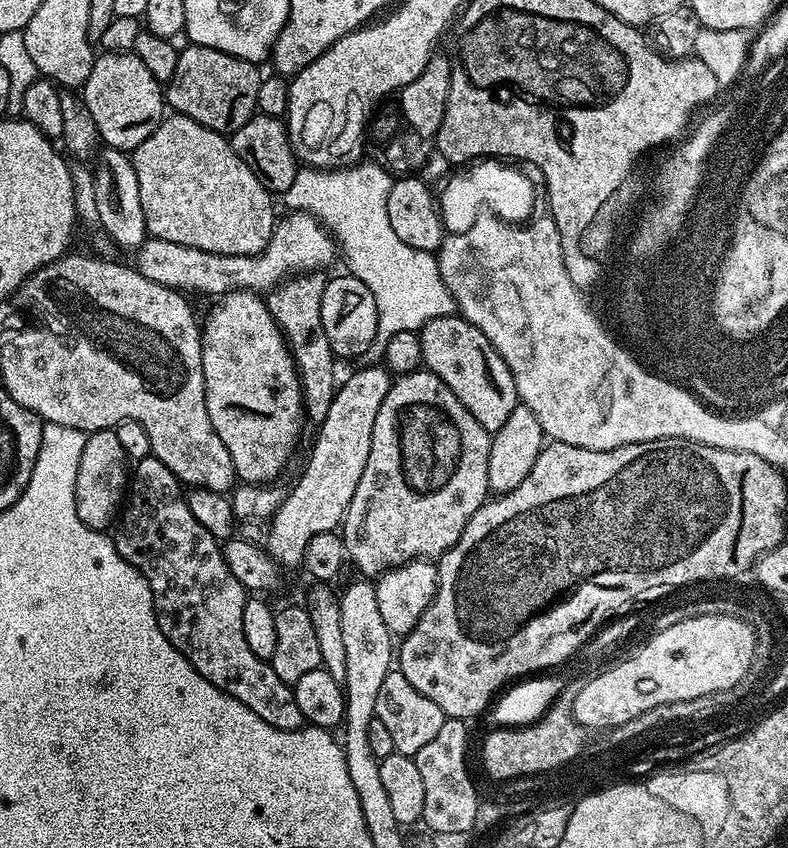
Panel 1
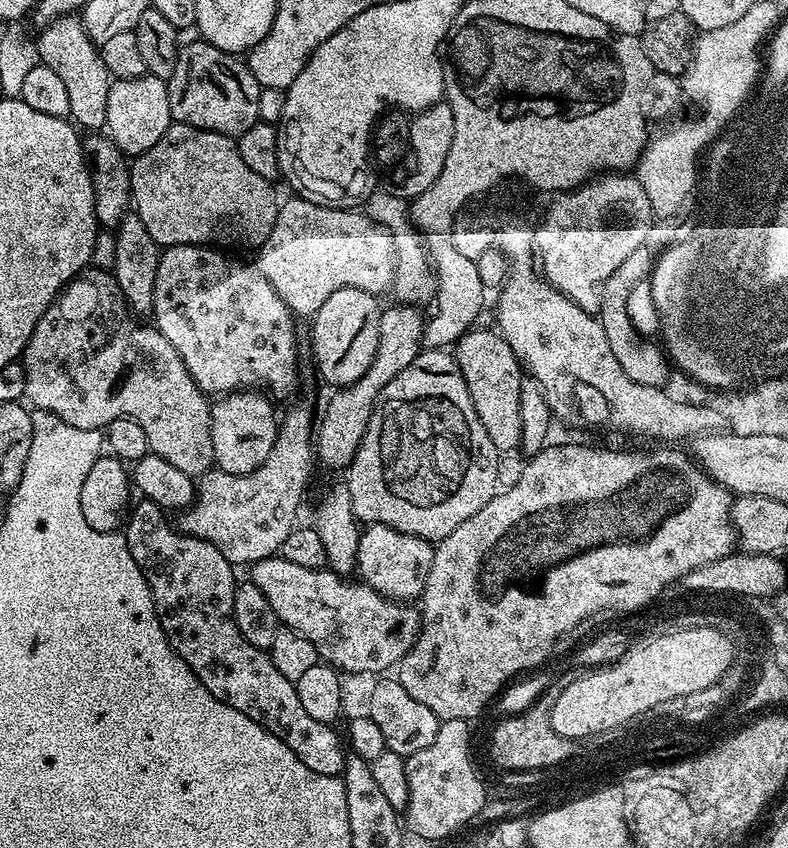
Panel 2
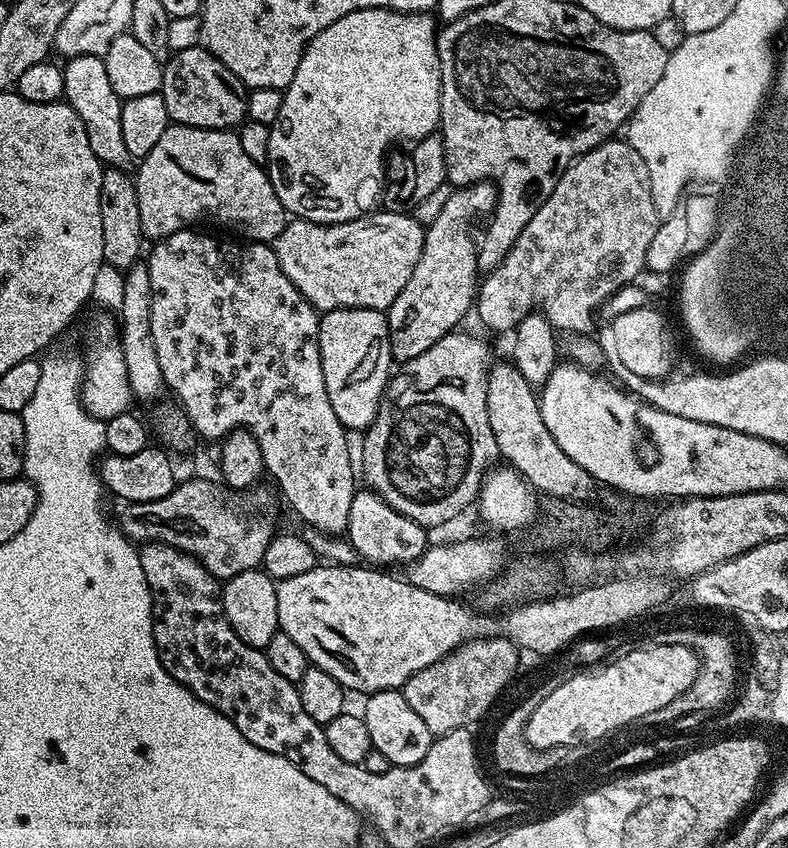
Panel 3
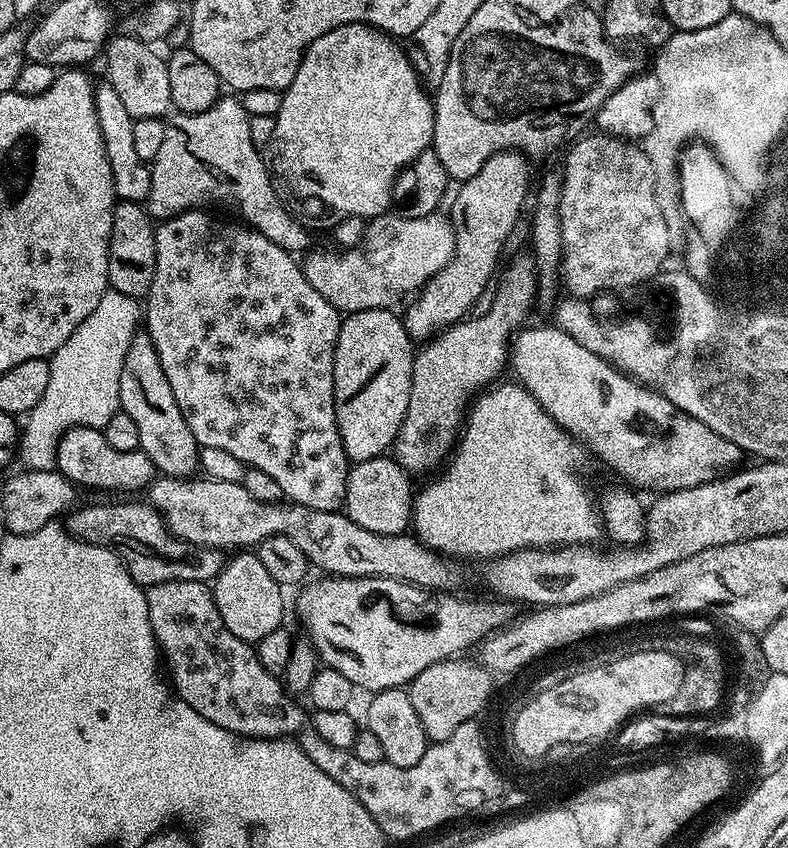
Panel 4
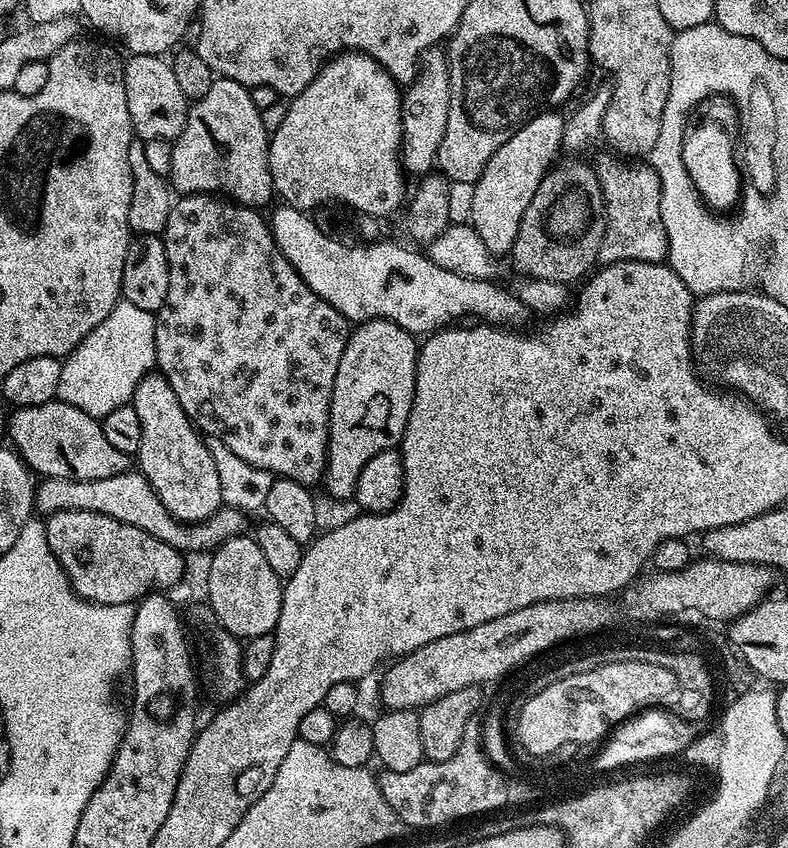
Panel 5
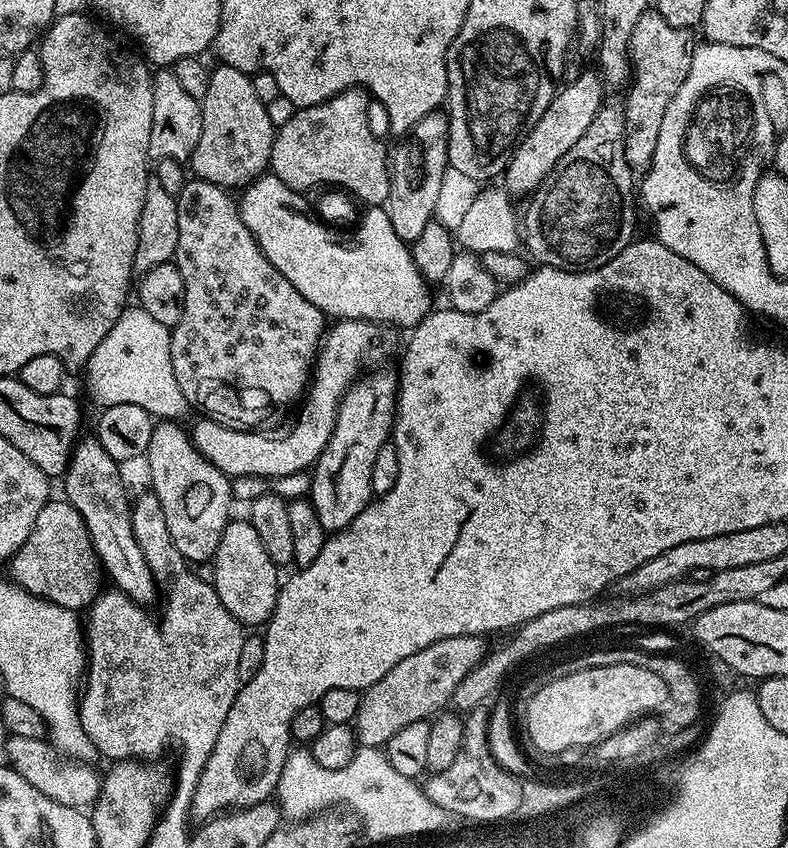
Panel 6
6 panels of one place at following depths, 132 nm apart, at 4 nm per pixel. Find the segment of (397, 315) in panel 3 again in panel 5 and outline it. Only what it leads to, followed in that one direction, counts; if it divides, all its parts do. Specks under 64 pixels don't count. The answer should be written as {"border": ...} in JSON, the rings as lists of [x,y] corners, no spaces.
{"border":[[[549,110],[526,121],[509,140],[498,146],[498,150],[494,150],[490,162],[486,162],[482,174],[474,184],[470,223],[478,238],[486,244],[486,250],[490,250],[497,258],[503,257],[503,252],[504,255],[511,253],[518,238],[522,214],[526,214],[530,198],[534,198],[542,178],[553,167],[556,154],[561,153],[560,143],[566,120],[560,114],[559,111]]]}

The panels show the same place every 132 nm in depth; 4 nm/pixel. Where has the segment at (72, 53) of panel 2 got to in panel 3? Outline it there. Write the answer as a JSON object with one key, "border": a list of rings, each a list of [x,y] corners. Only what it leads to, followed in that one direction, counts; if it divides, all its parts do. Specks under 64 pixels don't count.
{"border":[[[73,56],[63,65],[63,69],[64,100],[72,107],[74,114],[82,118],[82,126],[86,126],[86,134],[90,138],[90,150],[94,150],[101,164],[108,168],[131,169],[134,158],[130,150],[126,150],[126,141],[122,139],[122,101],[118,94],[114,94],[114,86],[110,86],[110,78],[106,74],[103,59],[98,56]]]}

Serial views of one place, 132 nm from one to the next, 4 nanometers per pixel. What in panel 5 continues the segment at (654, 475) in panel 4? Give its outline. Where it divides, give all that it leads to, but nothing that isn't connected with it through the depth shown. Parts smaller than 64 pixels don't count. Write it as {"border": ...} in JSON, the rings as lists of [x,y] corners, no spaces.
{"border":[[[281,203],[280,208],[273,207],[270,215],[272,237],[280,252],[298,270],[302,282],[318,294],[334,310],[338,310],[349,322],[366,320],[389,320],[402,330],[413,334],[431,334],[447,328],[453,322],[460,322],[463,316],[476,316],[477,321],[493,326],[524,326],[530,319],[528,307],[516,297],[515,291],[499,288],[495,279],[475,280],[462,274],[454,274],[450,270],[442,270],[423,251],[415,247],[407,248],[404,244],[395,244],[392,240],[380,240],[377,244],[356,244],[351,248],[348,244],[339,244],[315,219],[311,220],[307,211],[291,208]]]}

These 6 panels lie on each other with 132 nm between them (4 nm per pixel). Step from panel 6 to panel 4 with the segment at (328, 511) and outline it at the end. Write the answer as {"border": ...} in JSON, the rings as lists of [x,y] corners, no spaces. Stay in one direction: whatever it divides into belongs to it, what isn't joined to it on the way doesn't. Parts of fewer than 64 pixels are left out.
{"border":[[[371,308],[345,315],[340,321],[334,350],[334,406],[344,453],[352,462],[385,455],[393,447],[408,409],[414,341],[404,329],[403,319],[394,313]]]}

